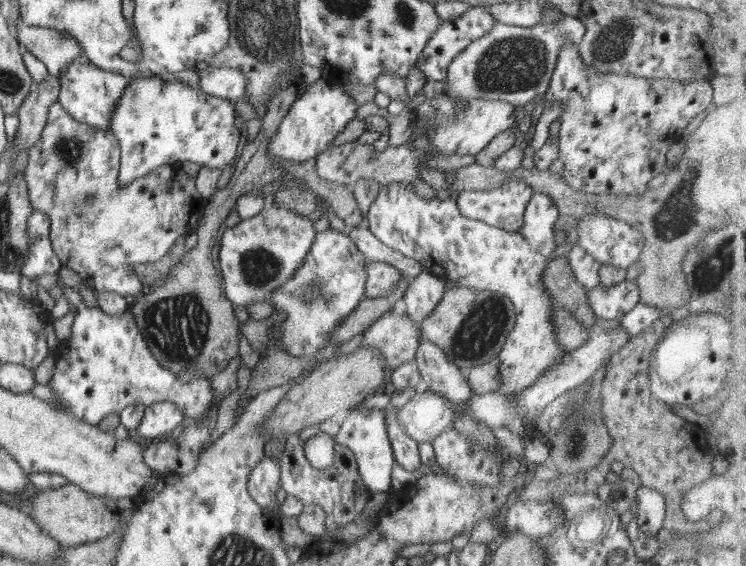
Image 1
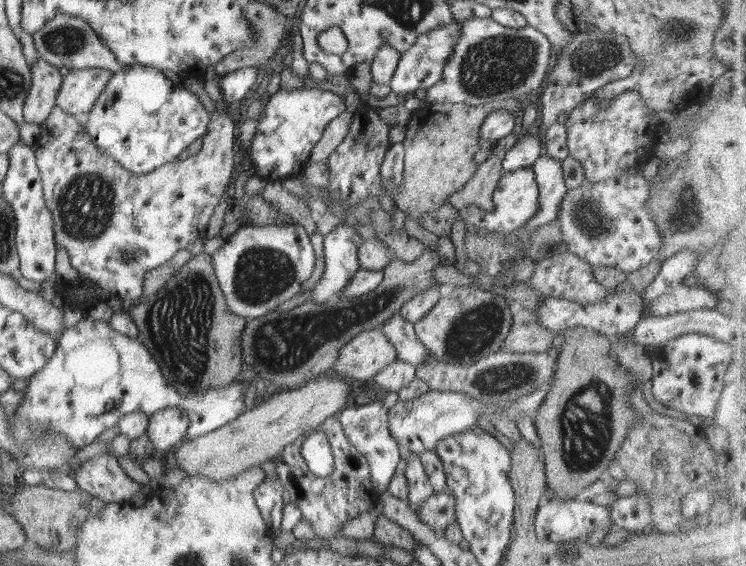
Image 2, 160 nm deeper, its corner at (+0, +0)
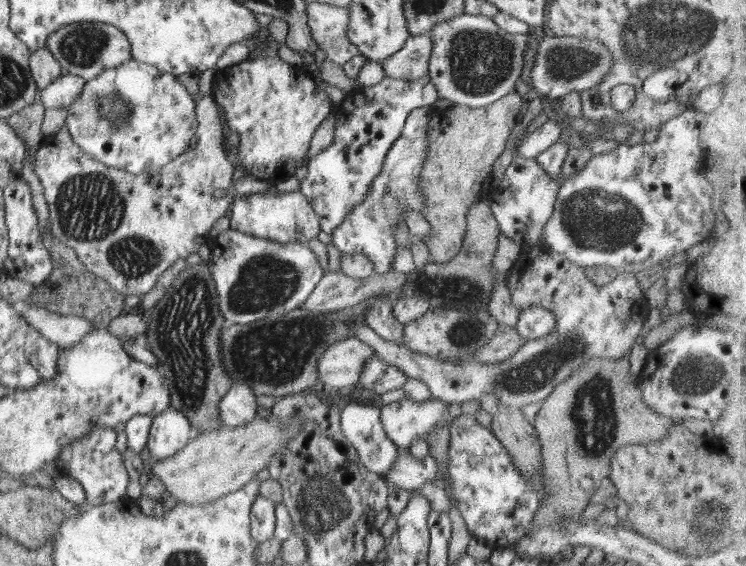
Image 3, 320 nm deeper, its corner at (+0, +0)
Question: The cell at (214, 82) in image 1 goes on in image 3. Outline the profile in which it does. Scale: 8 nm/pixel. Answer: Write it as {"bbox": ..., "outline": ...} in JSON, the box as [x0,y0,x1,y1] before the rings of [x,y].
{"bbox":[211,37,336,184],"outline":[[[264,37],[258,38],[246,60],[217,70],[211,96],[222,110],[228,130],[240,135],[239,152],[233,157],[236,169],[242,166],[247,176],[278,184],[294,176],[316,130],[336,107],[322,88],[316,88],[304,67],[291,66],[278,55],[252,55],[255,49],[266,49],[269,42]]]}

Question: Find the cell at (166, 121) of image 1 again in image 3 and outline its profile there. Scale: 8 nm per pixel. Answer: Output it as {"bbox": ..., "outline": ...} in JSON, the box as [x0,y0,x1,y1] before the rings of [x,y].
{"bbox":[65,59,198,175],"outline":[[[131,59],[86,81],[67,110],[65,126],[72,140],[98,162],[142,175],[188,150],[198,128],[195,104],[175,75]]]}

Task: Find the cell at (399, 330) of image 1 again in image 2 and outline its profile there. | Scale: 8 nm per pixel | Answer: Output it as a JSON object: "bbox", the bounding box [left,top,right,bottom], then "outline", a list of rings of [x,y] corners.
{"bbox":[334,328,397,381],"outline":[[[380,328],[360,332],[340,348],[336,358],[334,370],[341,378],[366,381],[396,361],[397,352]]]}

